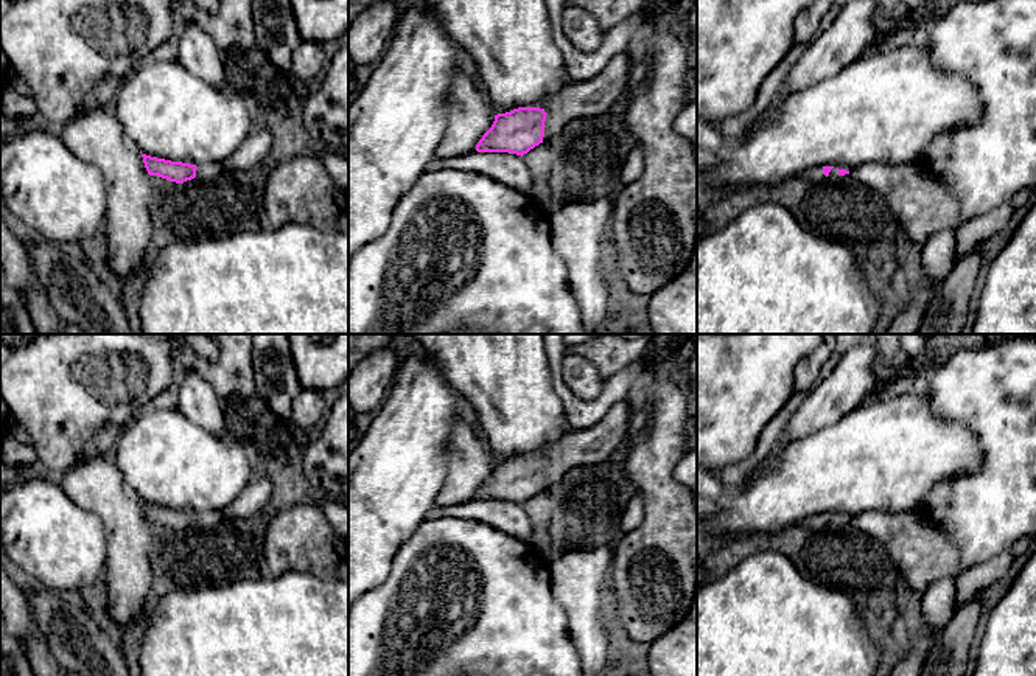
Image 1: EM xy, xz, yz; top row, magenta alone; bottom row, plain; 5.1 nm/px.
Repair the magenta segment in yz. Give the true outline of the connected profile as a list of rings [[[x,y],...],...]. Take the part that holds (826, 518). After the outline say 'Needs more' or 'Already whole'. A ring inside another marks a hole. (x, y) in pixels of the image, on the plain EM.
[[[823,514],[823,516],[818,516],[818,517],[814,517],[814,519],[807,521],[807,522],[804,522],[804,525],[820,528],[823,525],[838,525],[838,524],[845,524],[845,522],[849,522],[849,519],[838,517],[835,514]]]. Needs more

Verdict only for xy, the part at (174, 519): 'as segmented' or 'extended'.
extended

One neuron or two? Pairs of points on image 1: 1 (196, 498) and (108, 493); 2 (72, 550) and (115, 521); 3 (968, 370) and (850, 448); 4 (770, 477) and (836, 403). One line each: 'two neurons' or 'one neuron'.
1: two neurons
2: two neurons
3: two neurons
4: two neurons

